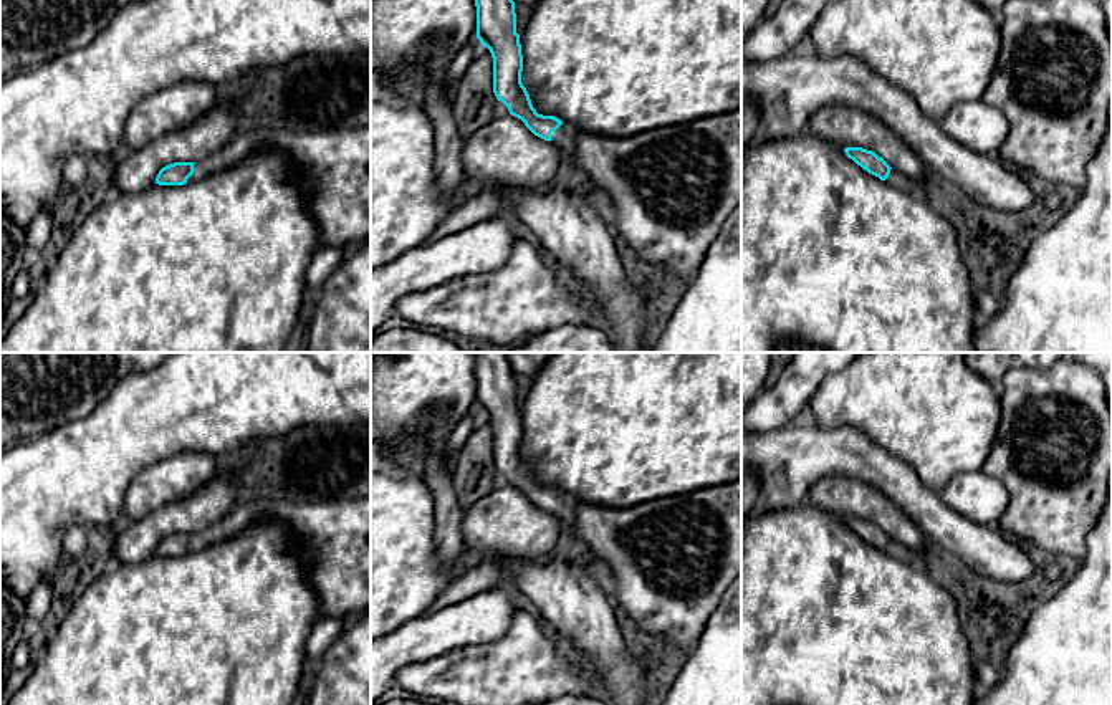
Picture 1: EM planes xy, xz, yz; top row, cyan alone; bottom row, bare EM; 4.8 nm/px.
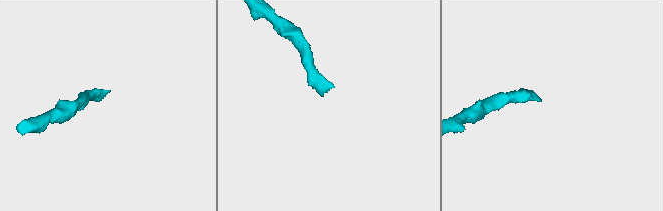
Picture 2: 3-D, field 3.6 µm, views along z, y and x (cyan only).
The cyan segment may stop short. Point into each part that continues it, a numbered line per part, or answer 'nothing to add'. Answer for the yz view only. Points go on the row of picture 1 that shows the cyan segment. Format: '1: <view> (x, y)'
1: yz (896, 179)

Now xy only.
1: xy (335, 167)

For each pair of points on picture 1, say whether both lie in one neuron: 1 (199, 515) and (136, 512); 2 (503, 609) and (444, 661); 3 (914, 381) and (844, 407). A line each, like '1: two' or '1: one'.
1: two
2: two
3: one

